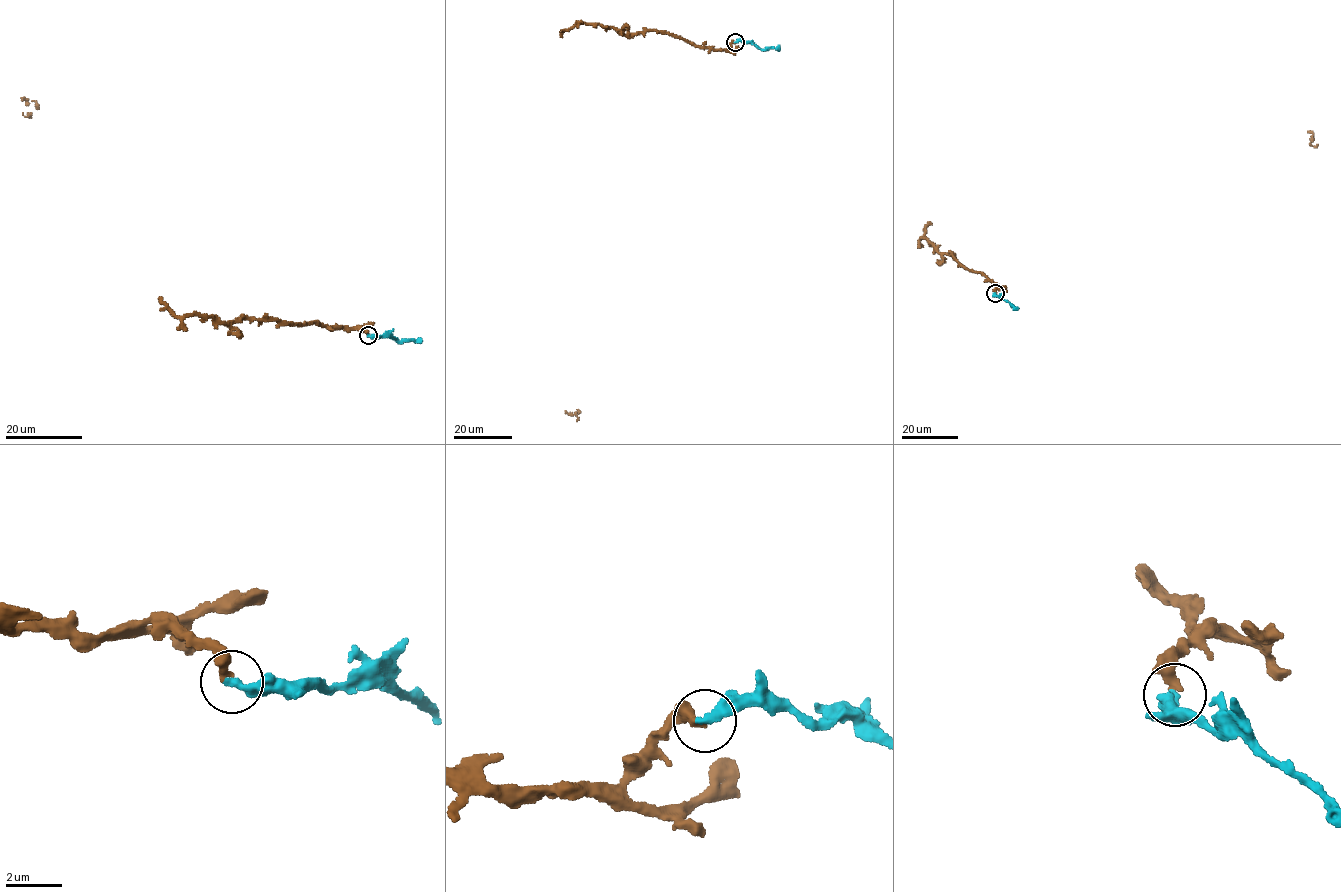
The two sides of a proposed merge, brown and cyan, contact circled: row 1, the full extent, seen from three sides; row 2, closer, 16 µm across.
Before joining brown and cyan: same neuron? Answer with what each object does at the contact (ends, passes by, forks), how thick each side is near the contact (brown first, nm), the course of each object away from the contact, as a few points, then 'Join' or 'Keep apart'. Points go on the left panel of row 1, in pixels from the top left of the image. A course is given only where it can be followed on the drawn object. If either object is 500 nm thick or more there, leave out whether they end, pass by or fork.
At the ring brown ends. At the ring cyan ends. Thickness 340 nm (brown) against 340 nm. Course of brown: (368, 335), (356, 327), (315, 322), (239, 318), (227, 323), (197, 314), (176, 316), (22, 100), (28, 103). Course of cyan: (368, 336), (390, 335), (398, 341), (420, 340). Join

